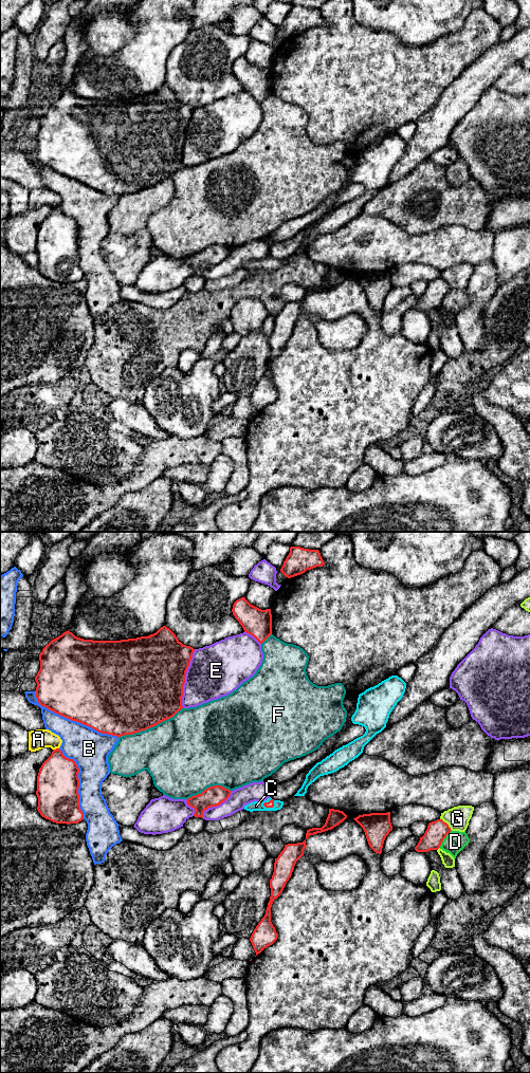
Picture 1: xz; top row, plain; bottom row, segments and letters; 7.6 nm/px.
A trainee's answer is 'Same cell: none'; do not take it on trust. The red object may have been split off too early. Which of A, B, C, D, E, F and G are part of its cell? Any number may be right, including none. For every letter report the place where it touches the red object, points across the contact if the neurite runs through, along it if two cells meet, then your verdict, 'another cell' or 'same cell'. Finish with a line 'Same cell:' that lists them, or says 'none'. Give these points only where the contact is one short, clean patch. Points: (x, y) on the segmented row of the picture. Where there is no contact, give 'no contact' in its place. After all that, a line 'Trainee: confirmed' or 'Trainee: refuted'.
A: contact xz (56, 748); another cell
B: contact xz (73, 720); another cell
C: contact xz (270, 807); way xz (271, 803), (270, 807), (256, 806); same cell
D: contact xz (444, 837); border xz (451, 830), (439, 847); another cell
E: contact xz (184, 678); another cell
F: contact xz (150, 726); another cell
G: contact xz (446, 824); another cell
Same cell: C
Trainee: refuted

